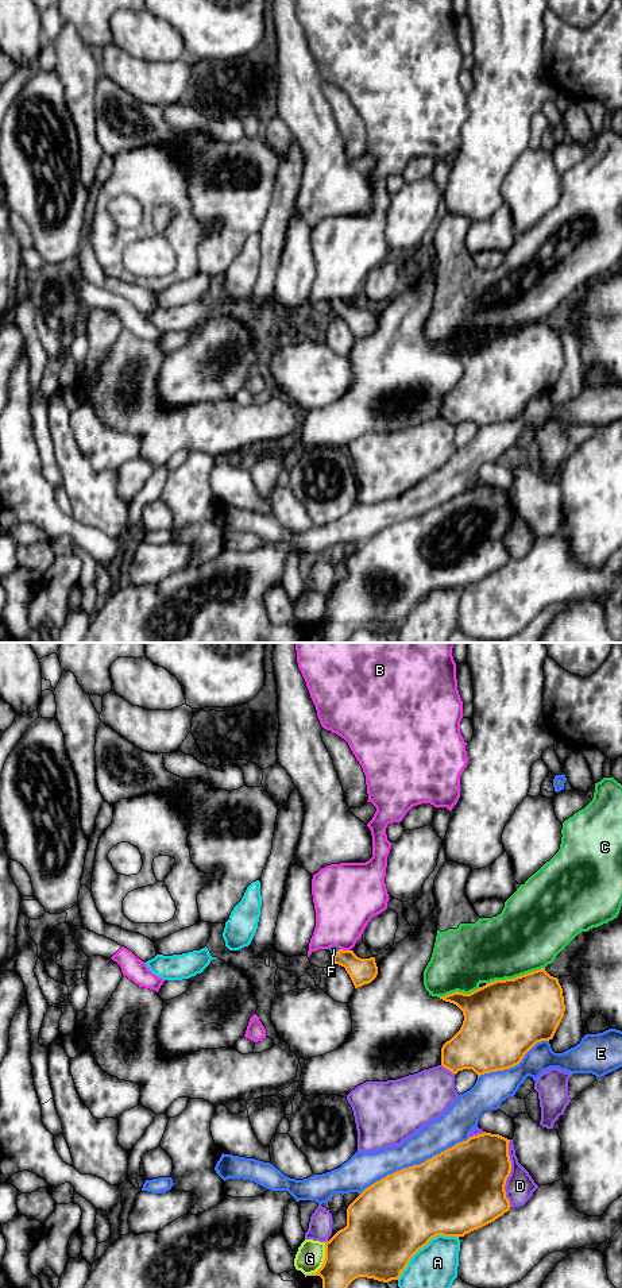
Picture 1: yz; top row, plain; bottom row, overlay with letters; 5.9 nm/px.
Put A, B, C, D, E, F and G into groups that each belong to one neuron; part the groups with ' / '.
A / B / C / D / E / F / G

